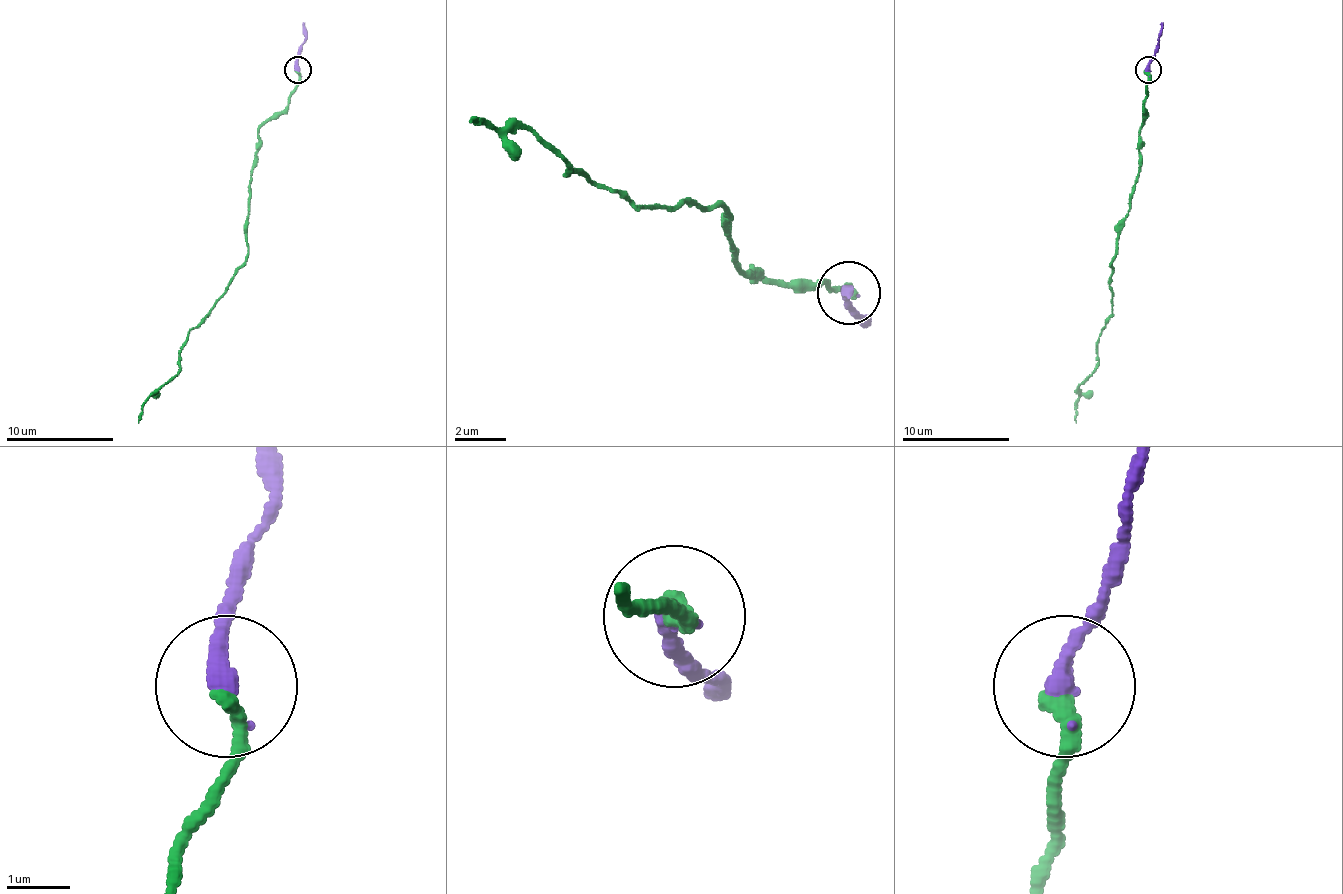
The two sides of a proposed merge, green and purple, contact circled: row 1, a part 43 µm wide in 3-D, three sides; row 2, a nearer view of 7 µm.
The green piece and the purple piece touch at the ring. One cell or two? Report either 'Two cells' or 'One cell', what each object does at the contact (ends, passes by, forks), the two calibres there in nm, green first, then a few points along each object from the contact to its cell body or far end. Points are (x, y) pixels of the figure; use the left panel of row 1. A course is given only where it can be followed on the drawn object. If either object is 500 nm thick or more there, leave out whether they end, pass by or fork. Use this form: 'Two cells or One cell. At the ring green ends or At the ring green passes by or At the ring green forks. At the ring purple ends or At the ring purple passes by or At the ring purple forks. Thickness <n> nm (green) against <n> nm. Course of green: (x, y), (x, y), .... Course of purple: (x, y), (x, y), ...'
One cell. At the ring green ends. At the ring purple ends. Thickness 280 nm (green) against 320 nm. Course of green: (297, 69), (289, 106), (259, 128), (249, 256), (139, 422). Course of purple: (297, 69), (305, 39), (302, 23)

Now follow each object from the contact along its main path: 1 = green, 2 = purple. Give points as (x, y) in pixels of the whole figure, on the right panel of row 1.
1: (1149, 69), (1141, 165), (1111, 264), (1111, 315), (1098, 336), (1098, 368), (1079, 387), (1076, 422)
2: (1149, 69), (1159, 39), (1159, 23)

